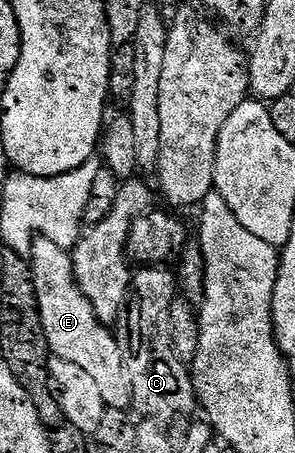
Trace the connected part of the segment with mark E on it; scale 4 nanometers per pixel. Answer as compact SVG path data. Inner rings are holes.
M36 236L31 243L29 264L48 350L56 357L69 359L69 363L81 367L90 375L101 390L106 408L126 410L132 404L131 388L127 372L123 370L119 342L115 340L114 332L99 322L91 304L77 287L68 250L57 247L57 243L49 243L49 239Z

